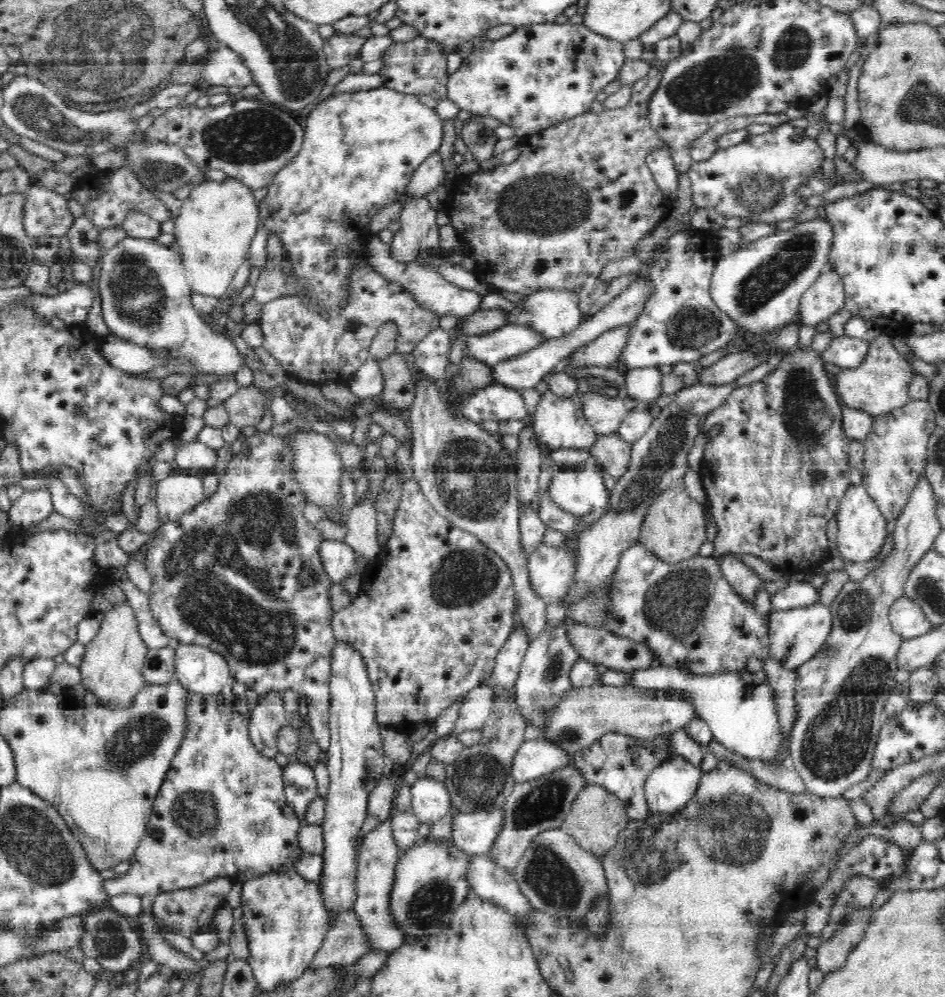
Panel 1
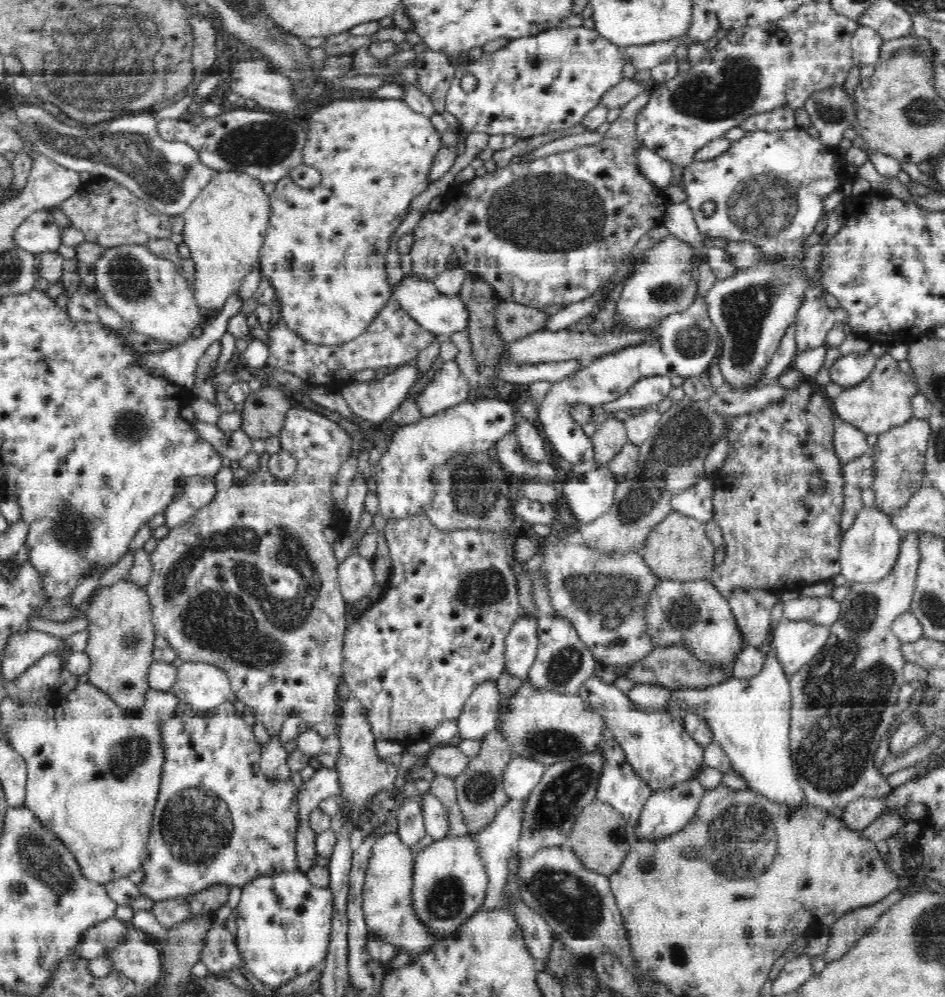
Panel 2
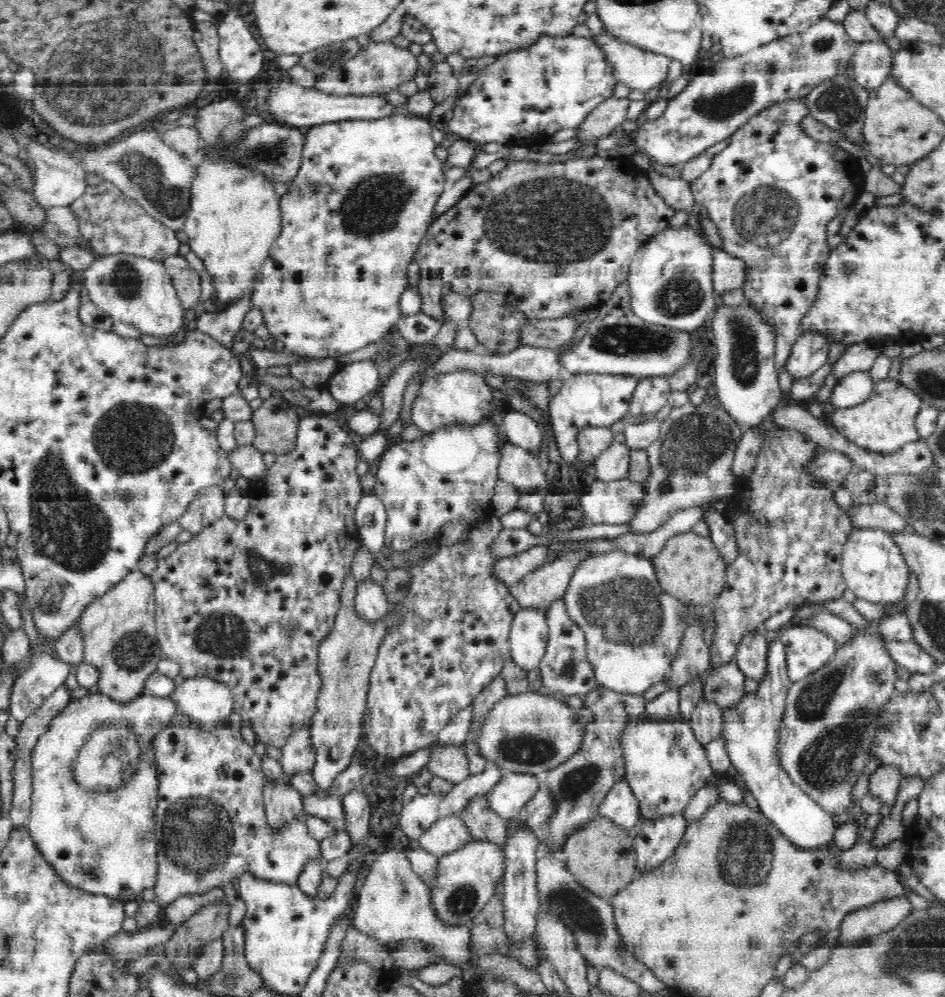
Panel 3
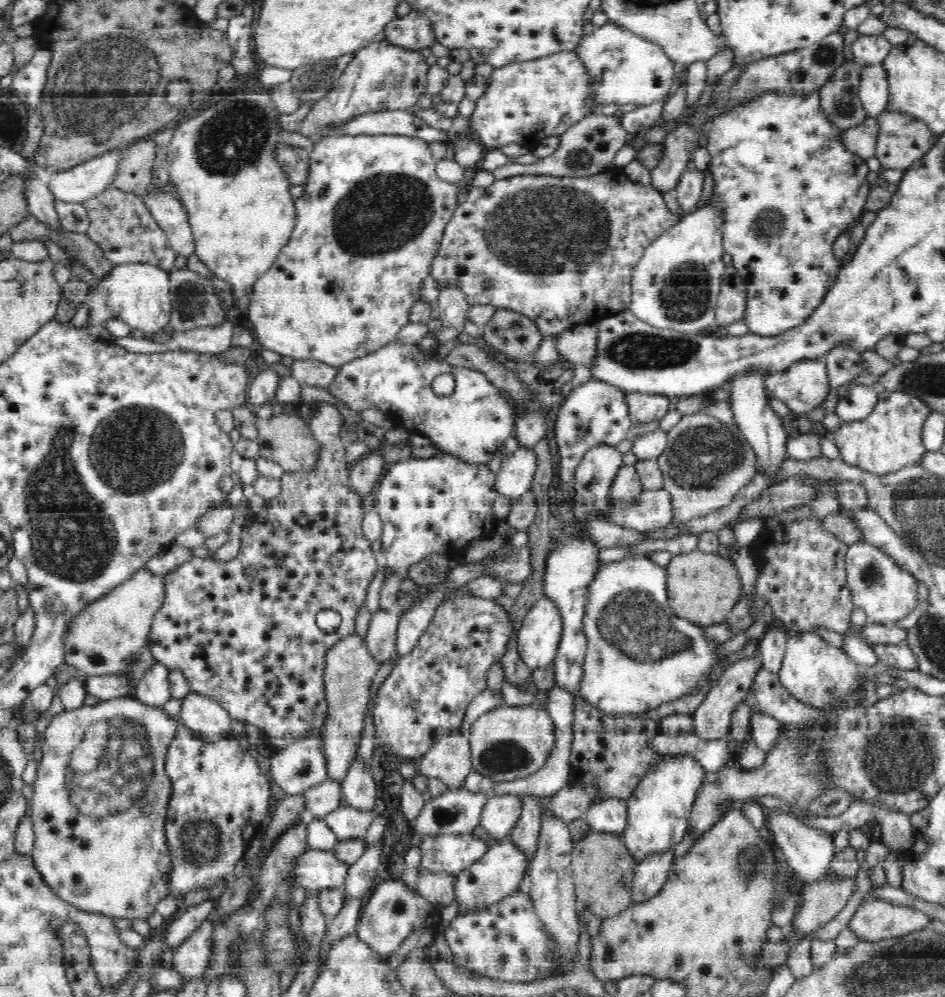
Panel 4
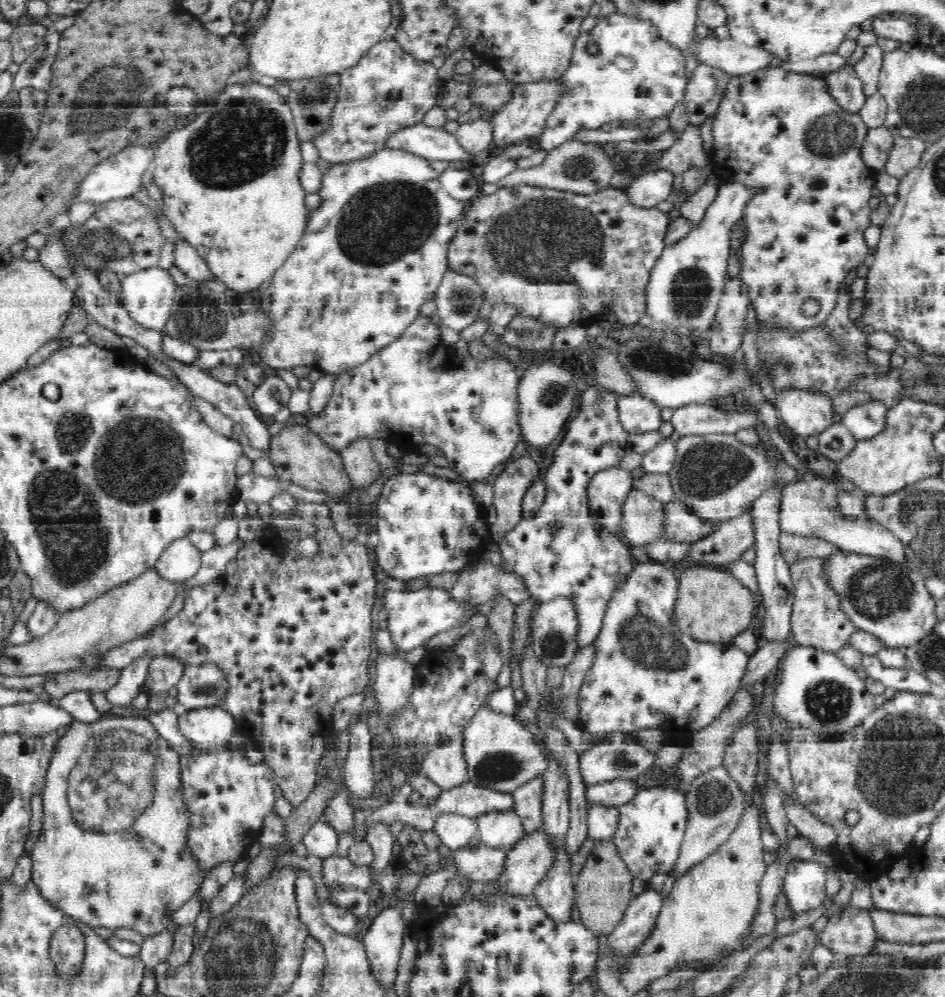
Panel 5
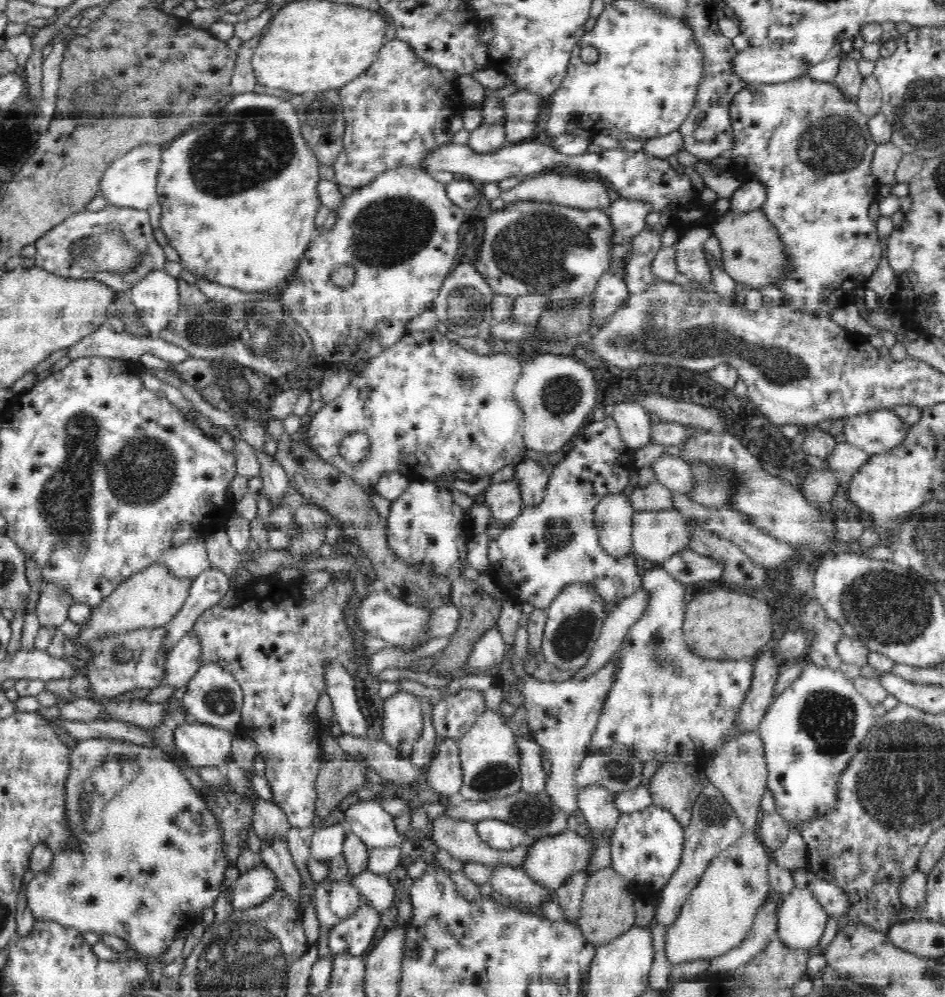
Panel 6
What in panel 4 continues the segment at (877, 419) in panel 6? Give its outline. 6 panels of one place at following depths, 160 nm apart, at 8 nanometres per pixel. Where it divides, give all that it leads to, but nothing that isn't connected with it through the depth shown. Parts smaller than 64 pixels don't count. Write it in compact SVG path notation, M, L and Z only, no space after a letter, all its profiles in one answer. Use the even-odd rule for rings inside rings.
M865 381L860 386L854 386L850 394L842 399L835 408L835 413L844 421L859 421L872 412L876 404L878 393L873 386L865 386Z

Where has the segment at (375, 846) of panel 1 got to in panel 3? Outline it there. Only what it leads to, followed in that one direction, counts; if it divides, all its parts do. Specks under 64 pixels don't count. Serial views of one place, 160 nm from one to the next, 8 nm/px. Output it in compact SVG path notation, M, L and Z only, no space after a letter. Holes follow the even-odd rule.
M388 847L372 864L362 888L356 896L352 912L355 928L378 939L388 949L400 946L402 940L424 942L428 952L443 956L443 961L454 966L470 958L470 929L467 925L448 925L432 907L430 888L412 869L407 852Z

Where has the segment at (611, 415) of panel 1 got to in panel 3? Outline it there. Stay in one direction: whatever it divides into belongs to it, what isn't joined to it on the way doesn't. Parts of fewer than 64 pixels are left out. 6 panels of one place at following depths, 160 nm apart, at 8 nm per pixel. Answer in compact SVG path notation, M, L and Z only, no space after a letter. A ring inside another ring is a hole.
M612 441L598 456L593 466L596 478L610 482L627 478L630 449L626 443Z

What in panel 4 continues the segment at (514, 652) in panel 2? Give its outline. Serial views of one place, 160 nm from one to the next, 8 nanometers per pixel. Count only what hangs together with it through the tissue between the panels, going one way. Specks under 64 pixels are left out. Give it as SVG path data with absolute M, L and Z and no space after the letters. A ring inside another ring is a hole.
M542 594L517 630L517 651L522 662L532 671L553 664L561 634L560 611Z

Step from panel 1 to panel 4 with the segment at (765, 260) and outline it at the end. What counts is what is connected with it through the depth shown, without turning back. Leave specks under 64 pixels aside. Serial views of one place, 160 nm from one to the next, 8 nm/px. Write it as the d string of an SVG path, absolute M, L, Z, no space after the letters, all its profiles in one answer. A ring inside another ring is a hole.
M751 373L744 377L737 377L728 388L730 392L728 402L734 414L735 425L757 456L757 465L759 469L765 471L765 476L769 486L774 488L780 486L786 478L784 475L780 477L780 470L784 466L784 462L788 460L785 453L785 444L789 440L786 430L782 425L782 419L770 407L770 398L768 398L766 389L766 377Z

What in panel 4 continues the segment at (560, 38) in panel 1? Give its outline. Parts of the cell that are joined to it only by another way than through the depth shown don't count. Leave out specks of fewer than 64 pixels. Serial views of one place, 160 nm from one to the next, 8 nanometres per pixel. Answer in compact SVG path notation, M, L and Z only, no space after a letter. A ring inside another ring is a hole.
M575 52L494 67L484 94L468 117L469 128L475 139L489 149L519 144L533 151L541 139L559 137L585 117L589 109L588 93L587 74Z

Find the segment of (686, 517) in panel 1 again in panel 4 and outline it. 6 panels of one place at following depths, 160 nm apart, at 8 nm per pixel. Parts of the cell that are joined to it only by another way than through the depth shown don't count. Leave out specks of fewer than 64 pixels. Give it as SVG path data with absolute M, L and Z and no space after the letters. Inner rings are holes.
M696 548L686 554L672 555L665 569L668 573L671 611L677 618L698 626L700 630L726 622L734 606L740 602L743 589L738 571L730 559Z

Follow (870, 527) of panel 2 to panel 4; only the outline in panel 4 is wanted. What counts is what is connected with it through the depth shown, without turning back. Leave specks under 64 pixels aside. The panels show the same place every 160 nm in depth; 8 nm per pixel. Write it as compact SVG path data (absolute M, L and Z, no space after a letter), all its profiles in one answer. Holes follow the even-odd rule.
M855 542L846 551L846 580L853 605L862 608L868 622L897 626L896 621L918 606L919 580L890 555L866 542Z

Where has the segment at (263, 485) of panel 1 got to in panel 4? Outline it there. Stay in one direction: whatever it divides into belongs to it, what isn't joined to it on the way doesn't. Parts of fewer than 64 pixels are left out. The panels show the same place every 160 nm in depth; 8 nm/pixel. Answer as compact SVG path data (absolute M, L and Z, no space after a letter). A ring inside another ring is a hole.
M318 402L315 415L307 424L311 433L318 441L319 451L313 469L309 471L284 472L279 478L281 489L277 497L266 500L264 510L259 514L253 514L250 520L241 530L240 548L237 556L232 560L222 562L215 553L207 557L198 557L194 555L189 561L178 565L173 571L164 574L165 579L165 602L158 609L152 620L150 636L148 636L147 650L158 663L165 664L170 669L176 669L183 672L188 680L190 690L208 699L222 705L230 713L233 720L242 721L251 724L260 729L262 738L265 739L266 748L273 754L275 752L286 751L299 740L304 738L313 738L319 736L322 730L322 724L326 720L327 704L324 694L324 657L326 651L337 643L342 637L356 633L355 620L358 612L364 608L367 597L367 590L370 579L378 570L378 562L374 556L375 545L373 545L362 531L362 520L364 520L364 506L362 495L356 493L350 487L350 471L346 465L346 451L344 443L340 439L340 428L344 426L343 416L334 408L325 402ZM330 608L335 610L341 616L339 628L332 633L321 630L316 625L316 614L320 610Z

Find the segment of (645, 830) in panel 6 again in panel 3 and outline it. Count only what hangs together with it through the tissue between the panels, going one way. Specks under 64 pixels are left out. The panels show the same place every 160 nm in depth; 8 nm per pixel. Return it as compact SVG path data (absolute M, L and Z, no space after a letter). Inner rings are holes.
M648 719L638 721L638 724L628 724L620 736L620 749L626 768L625 777L632 795L639 804L640 822L682 813L696 792L715 779L716 772L711 768L704 745L695 738L690 724L683 719L666 722Z

